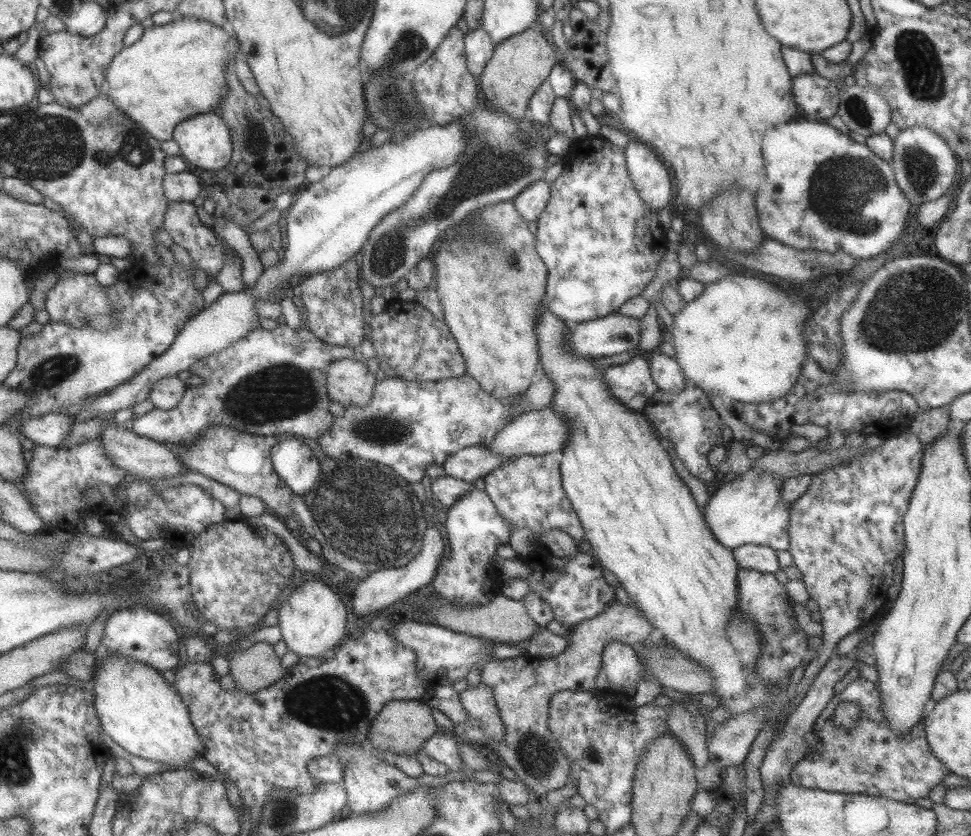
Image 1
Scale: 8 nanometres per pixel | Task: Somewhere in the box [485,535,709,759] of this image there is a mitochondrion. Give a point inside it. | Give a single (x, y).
(541, 556)

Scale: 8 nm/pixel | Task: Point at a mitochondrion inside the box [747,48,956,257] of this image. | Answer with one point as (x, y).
(837, 186)

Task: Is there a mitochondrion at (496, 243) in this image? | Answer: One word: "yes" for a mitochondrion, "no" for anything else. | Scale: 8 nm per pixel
yes

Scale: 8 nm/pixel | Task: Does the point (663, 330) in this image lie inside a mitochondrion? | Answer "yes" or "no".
no

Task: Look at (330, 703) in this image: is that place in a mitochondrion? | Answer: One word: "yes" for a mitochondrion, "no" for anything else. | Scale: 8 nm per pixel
yes

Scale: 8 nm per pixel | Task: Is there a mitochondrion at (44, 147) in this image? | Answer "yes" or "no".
yes

